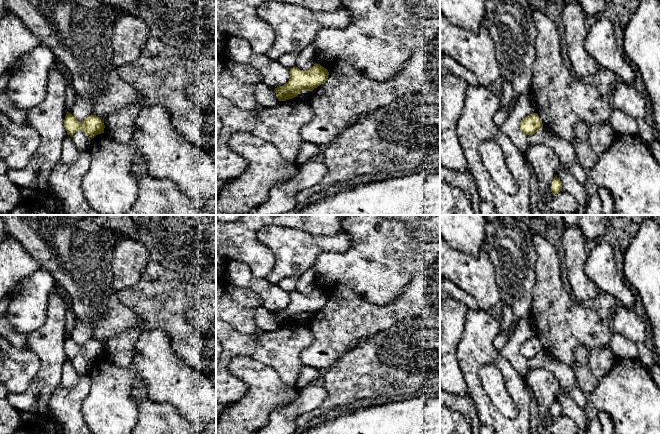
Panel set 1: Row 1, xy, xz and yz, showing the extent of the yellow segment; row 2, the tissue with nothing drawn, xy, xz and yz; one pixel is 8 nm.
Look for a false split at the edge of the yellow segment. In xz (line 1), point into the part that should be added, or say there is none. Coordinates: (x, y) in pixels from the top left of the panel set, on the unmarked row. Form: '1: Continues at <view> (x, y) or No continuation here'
1: No continuation here

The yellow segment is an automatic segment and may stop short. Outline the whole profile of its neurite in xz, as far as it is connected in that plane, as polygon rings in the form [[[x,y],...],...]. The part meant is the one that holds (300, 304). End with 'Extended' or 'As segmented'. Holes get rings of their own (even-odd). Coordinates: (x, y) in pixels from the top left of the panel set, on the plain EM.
[[[317,287],[307,295],[295,290],[290,293],[288,306],[274,315],[279,325],[286,325],[297,321],[301,315],[313,315],[327,304],[328,299],[328,294]]]. As segmented

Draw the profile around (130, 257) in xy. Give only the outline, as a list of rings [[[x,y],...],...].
[[[119,238],[113,249],[111,271],[115,291],[135,285],[150,261],[149,250],[141,242]]]

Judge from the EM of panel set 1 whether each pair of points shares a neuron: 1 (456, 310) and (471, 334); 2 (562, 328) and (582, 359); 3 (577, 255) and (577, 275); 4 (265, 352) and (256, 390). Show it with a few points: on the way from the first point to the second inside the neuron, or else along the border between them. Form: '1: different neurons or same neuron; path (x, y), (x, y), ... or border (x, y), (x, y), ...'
1: different neurons; border (468, 308), (465, 314), (464, 329), (457, 345)
2: different neurons; border (578, 346), (575, 350), (575, 361), (587, 365)
3: same neuron; path (577, 260), (577, 270)
4: different neurons; border (239, 356), (250, 356), (270, 365), (280, 377)

